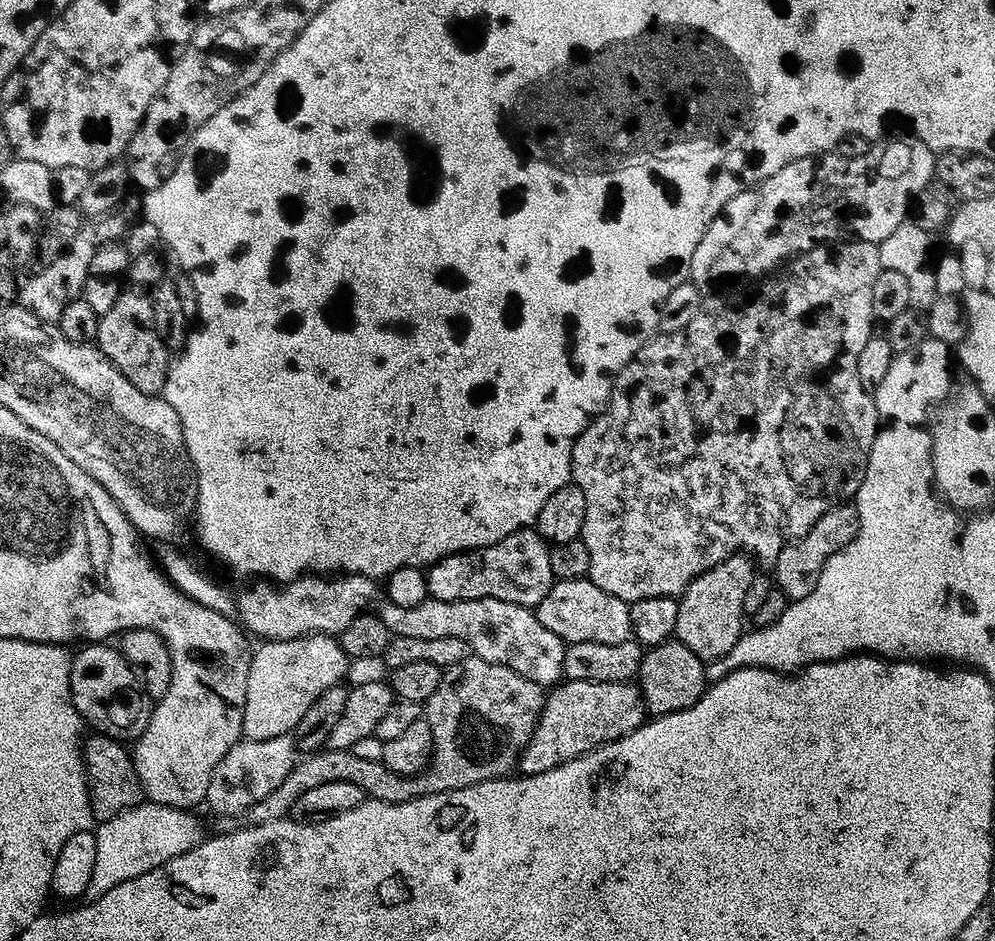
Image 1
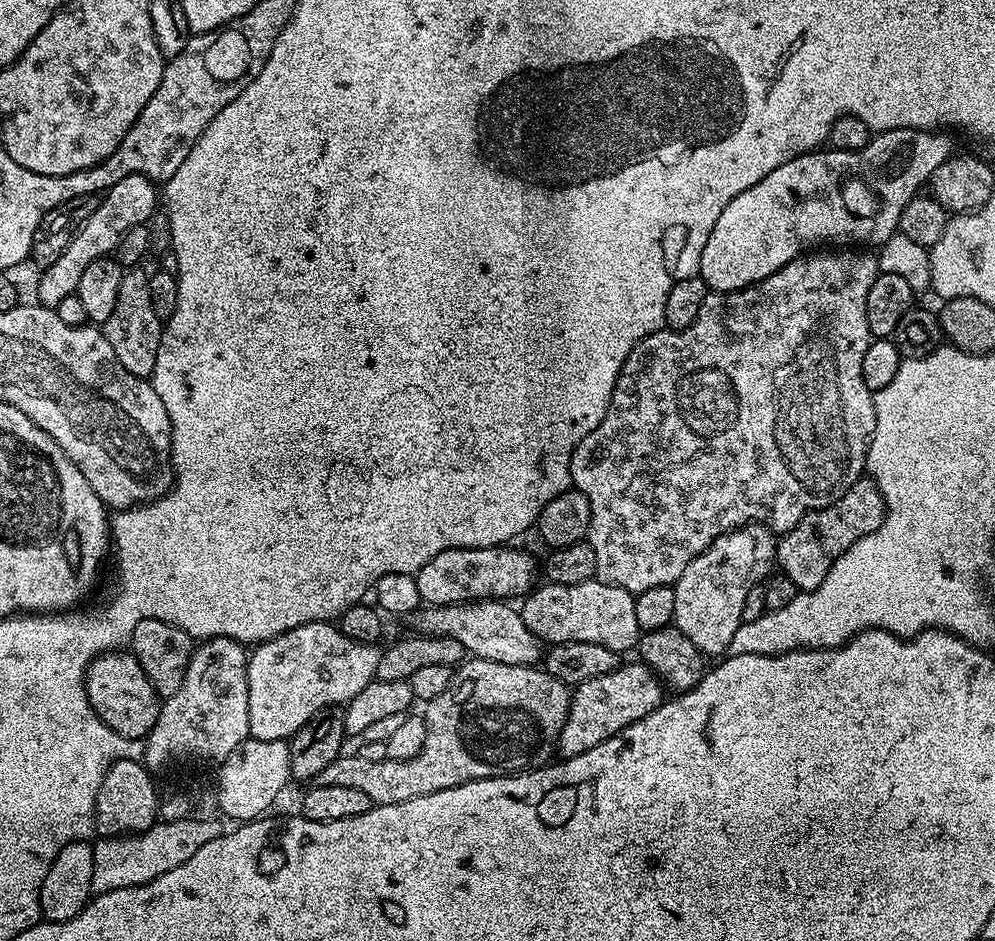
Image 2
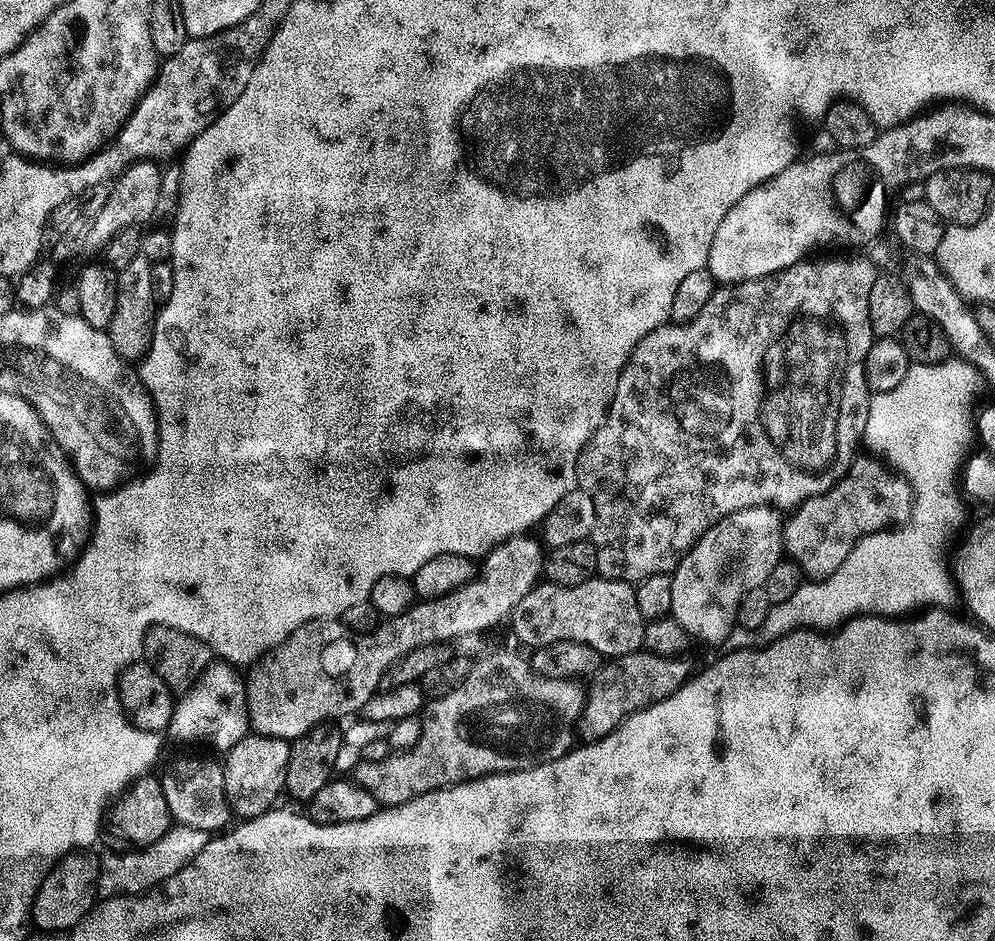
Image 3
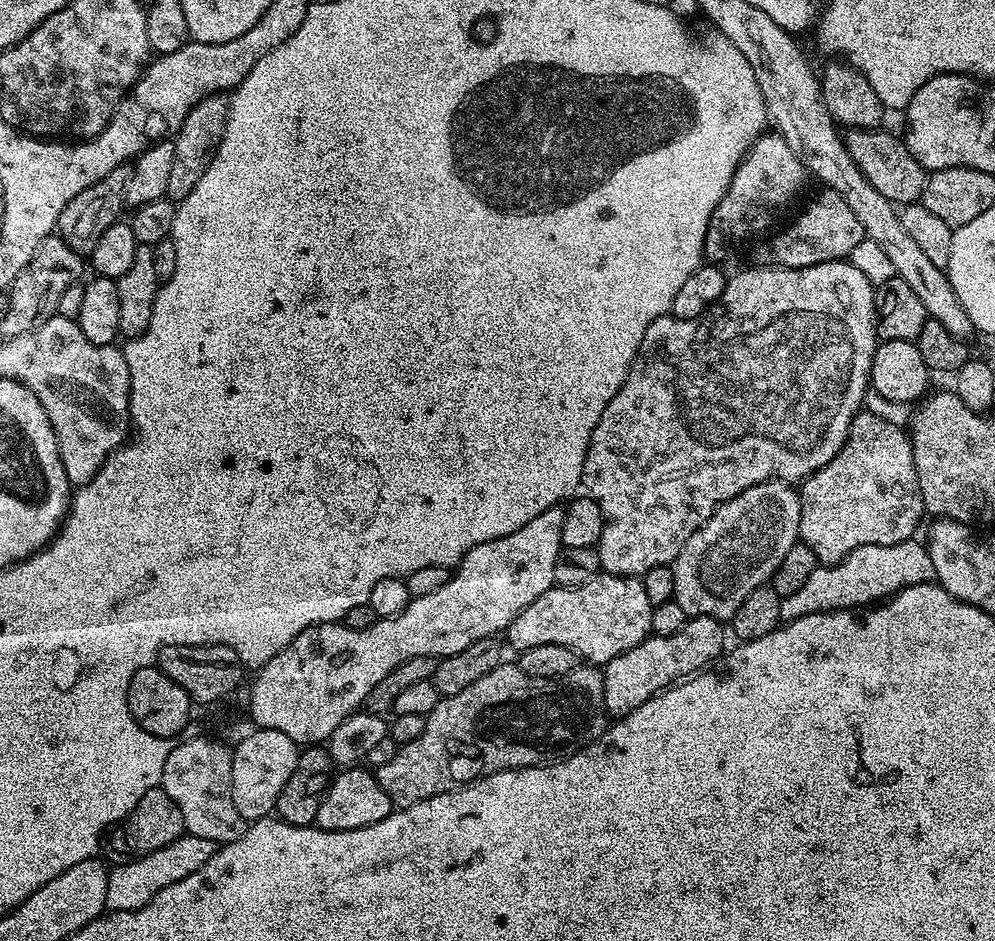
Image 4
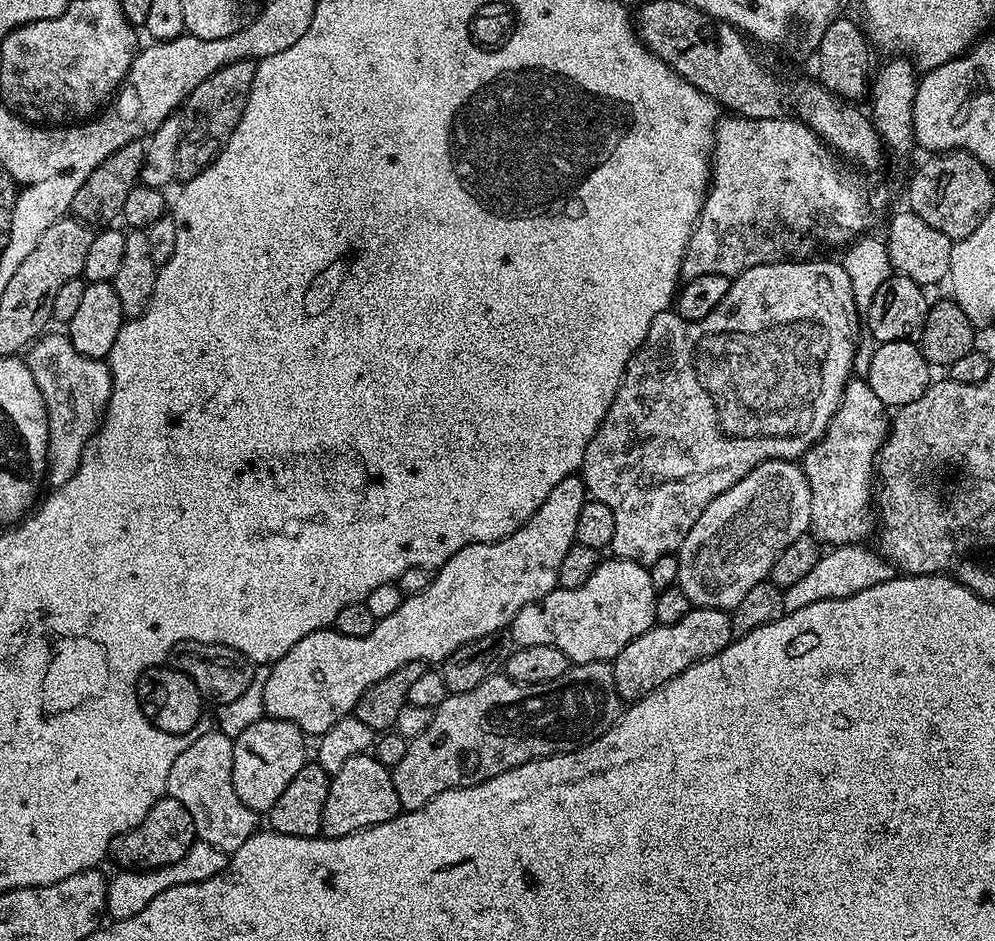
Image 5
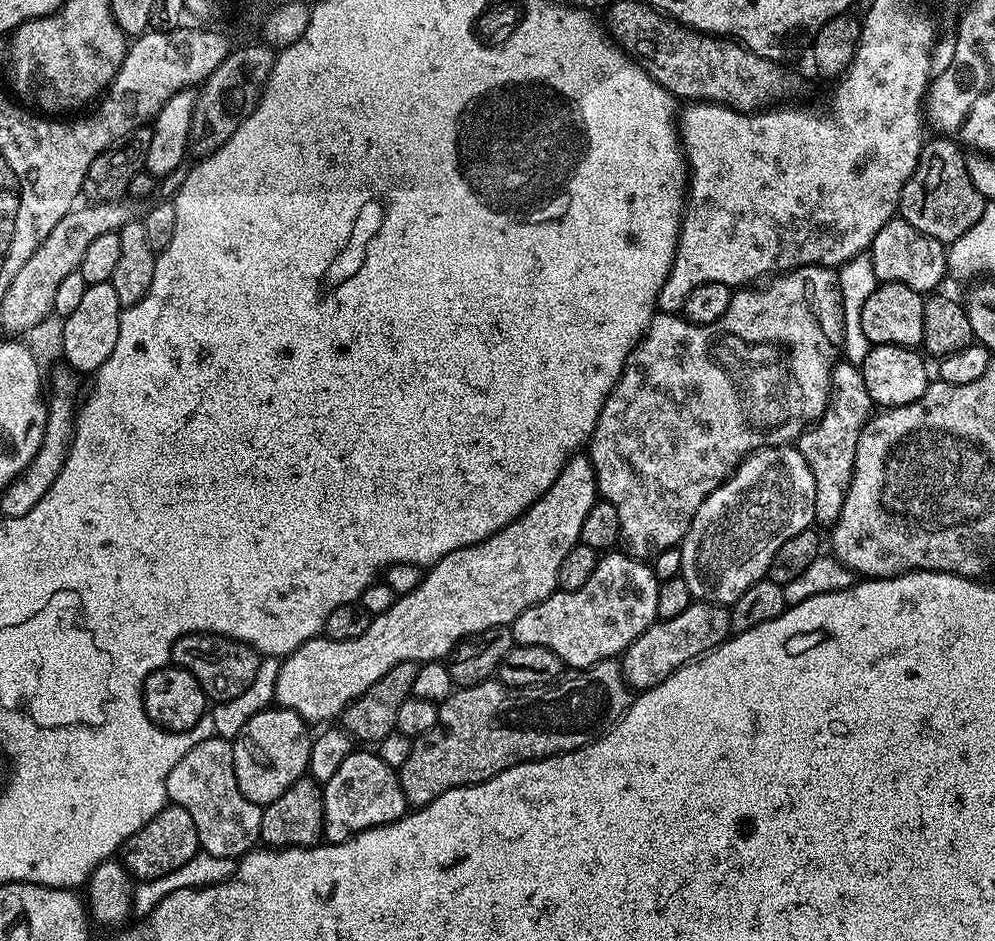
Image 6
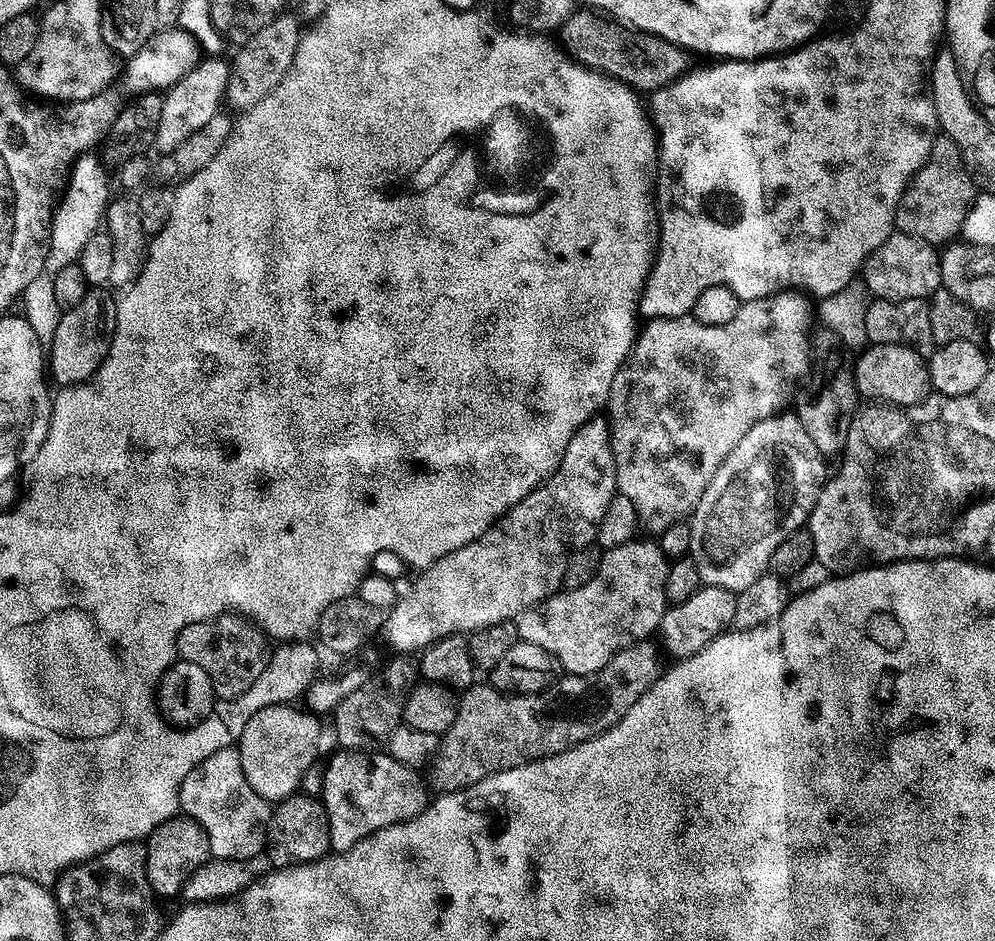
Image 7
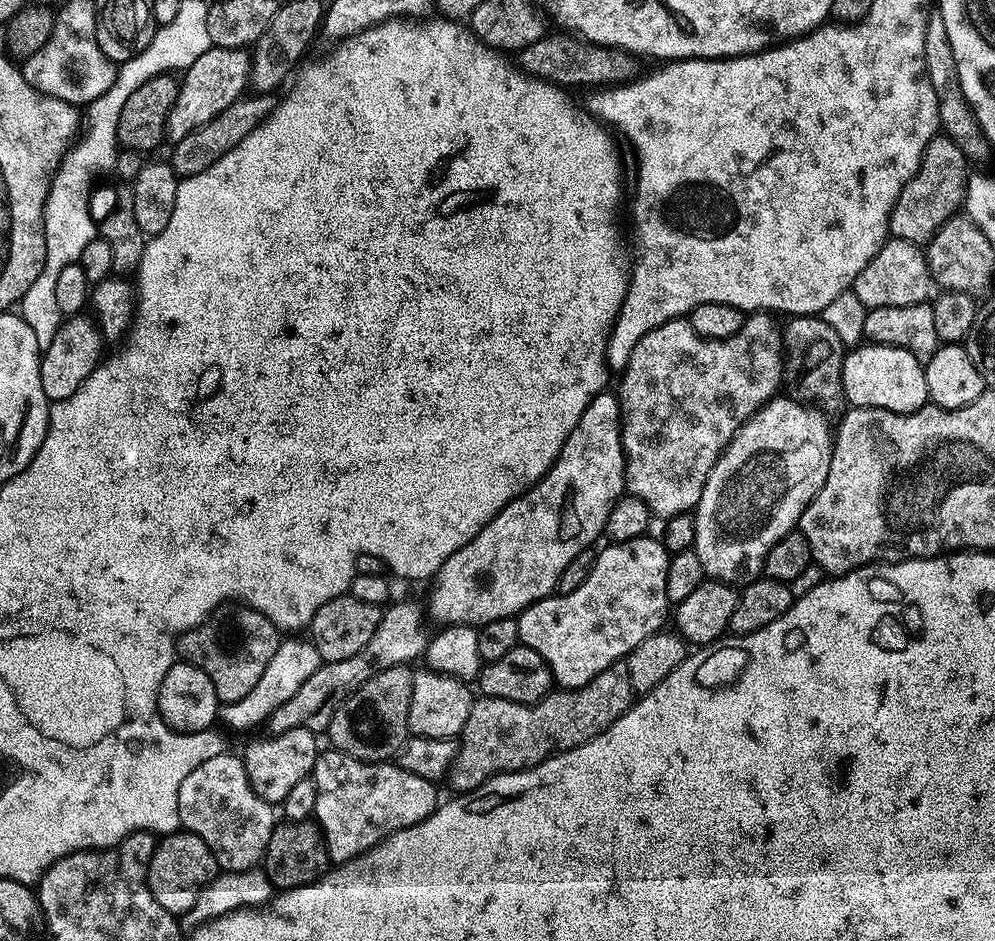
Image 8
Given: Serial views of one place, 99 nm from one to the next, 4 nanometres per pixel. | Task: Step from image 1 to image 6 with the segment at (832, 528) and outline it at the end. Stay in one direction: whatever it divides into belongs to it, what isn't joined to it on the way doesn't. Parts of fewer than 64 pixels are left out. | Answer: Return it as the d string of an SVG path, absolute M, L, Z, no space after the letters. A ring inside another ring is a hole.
M845 358L833 363L828 404L815 423L805 427L798 437L800 453L804 455L814 474L816 520L824 523L825 526L831 525L836 515L840 513L844 491L848 488L848 481L852 477L856 442L860 437L860 431L868 423L873 408L872 399L866 390L859 367Z

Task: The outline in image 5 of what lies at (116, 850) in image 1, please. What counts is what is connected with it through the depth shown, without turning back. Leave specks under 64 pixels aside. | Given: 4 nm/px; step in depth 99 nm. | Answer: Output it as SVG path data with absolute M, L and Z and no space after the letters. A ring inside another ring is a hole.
M197 840L190 846L190 850L186 850L186 854L182 858L178 858L178 862L174 862L170 866L162 866L149 872L117 871L117 876L113 875L108 881L107 915L112 920L134 918L134 914L138 914L138 910L146 910L146 906L150 906L150 902L154 902L154 898L158 898L158 894L162 894L162 890L170 890L170 886L182 886L183 884L202 882L206 878L214 878L214 874L218 874L227 866L228 857L229 853Z

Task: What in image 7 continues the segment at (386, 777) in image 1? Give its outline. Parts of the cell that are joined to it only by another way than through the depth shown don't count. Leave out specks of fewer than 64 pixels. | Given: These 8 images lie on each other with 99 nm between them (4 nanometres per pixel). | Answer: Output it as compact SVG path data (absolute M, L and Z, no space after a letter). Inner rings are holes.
M641 642L630 648L623 648L618 654L614 654L614 658L610 658L610 662L606 662L606 666L602 666L602 670L587 677L561 675L551 688L545 688L543 692L531 692L528 696L500 692L488 682L476 682L471 688L463 689L461 696L464 697L459 697L456 717L439 737L436 752L426 768L426 780L431 791L436 794L460 792L463 788L482 782L488 776L564 752L576 744L586 742L592 736L600 736L610 730L610 726L622 719L626 710L630 710L630 706L634 706L634 702L638 702L638 698L642 698L642 694L650 690L662 671L662 665L656 661L651 644Z

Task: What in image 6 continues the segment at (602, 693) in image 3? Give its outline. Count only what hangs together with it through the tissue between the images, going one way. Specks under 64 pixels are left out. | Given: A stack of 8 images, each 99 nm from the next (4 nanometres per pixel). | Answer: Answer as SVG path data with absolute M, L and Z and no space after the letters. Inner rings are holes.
M694 602L678 618L657 619L655 624L638 637L622 654L624 678L633 689L652 688L683 664L693 663L706 652L711 652L732 632L732 613L725 605Z

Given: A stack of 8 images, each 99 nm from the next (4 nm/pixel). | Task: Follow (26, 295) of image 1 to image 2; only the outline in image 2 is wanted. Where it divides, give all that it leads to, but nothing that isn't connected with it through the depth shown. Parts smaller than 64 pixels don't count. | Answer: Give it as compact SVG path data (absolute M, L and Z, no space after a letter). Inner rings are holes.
M130 174L124 176L122 182L114 182L114 186L110 186L107 192L100 196L100 204L92 209L88 217L77 227L70 246L62 250L62 258L58 258L58 262L39 273L39 303L45 308L55 308L58 302L62 302L62 298L73 295L90 262L94 262L99 256L112 256L120 236L126 234L126 230L139 224L148 224L157 212L158 188L147 176Z

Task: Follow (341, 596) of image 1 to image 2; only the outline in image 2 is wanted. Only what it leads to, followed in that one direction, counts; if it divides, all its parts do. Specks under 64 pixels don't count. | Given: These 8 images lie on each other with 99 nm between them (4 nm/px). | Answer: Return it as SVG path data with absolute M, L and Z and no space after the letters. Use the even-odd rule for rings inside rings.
M477 600L450 606L421 606L406 617L413 633L421 636L449 636L462 642L465 653L490 662L506 662L510 666L532 666L541 659L542 642L526 626L519 611L508 602Z

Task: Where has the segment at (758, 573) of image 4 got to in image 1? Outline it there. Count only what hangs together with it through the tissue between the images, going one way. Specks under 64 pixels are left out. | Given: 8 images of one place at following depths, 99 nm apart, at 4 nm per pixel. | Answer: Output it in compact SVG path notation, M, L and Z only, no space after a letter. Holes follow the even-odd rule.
M744 554L726 558L718 566L696 576L683 596L679 597L680 609L675 639L690 646L690 650L694 650L700 660L711 662L719 659L731 650L734 642L738 642L742 635L746 619L744 595L746 590L750 590L750 582L758 574L757 569L752 569L751 563L753 564L753 561Z

